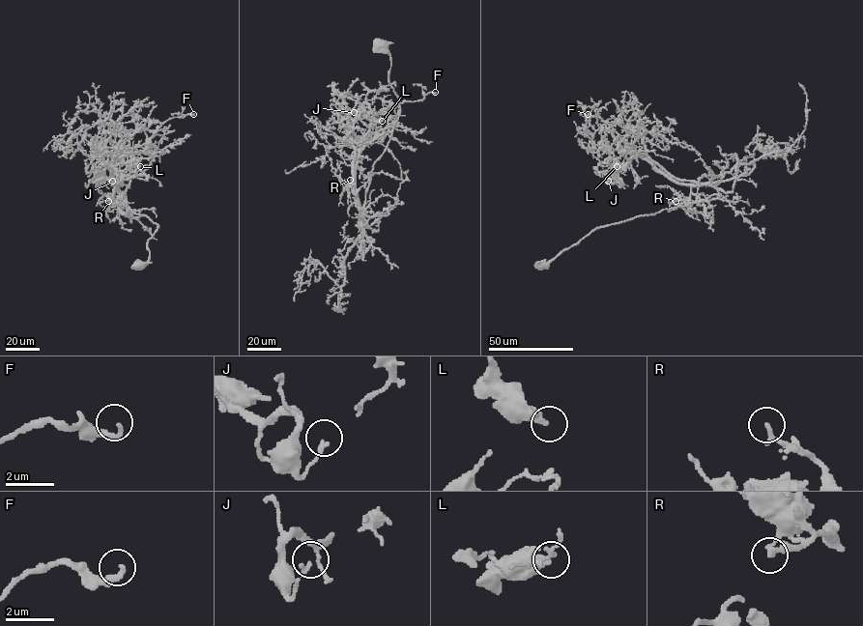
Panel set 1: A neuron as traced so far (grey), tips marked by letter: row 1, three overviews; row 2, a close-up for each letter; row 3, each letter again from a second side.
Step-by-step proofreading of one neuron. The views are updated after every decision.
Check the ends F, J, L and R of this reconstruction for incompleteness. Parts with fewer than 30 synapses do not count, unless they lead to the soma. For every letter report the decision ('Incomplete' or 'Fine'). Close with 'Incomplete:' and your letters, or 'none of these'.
F: Fine
J: Fine
L: Fine
R: Fine
Incomplete: none of these

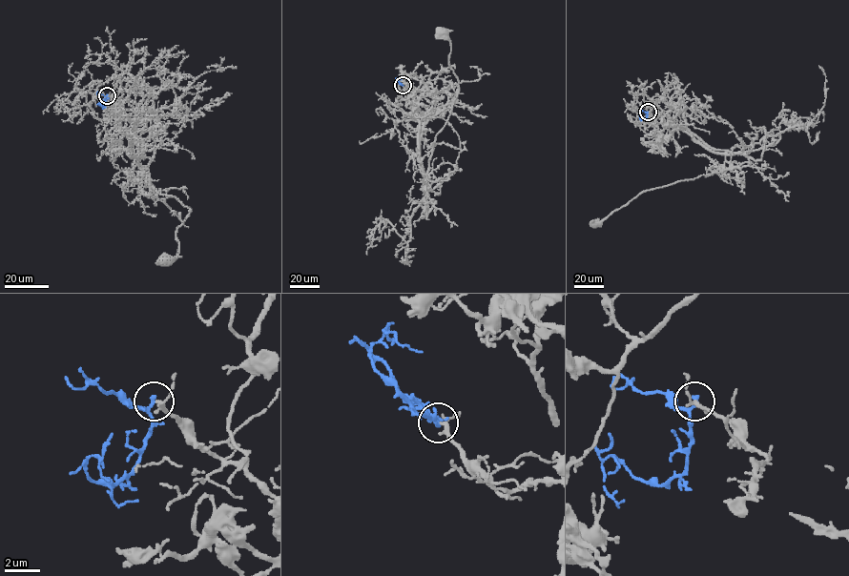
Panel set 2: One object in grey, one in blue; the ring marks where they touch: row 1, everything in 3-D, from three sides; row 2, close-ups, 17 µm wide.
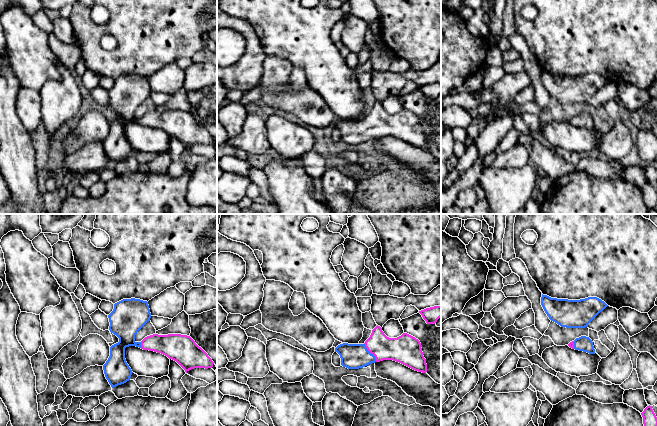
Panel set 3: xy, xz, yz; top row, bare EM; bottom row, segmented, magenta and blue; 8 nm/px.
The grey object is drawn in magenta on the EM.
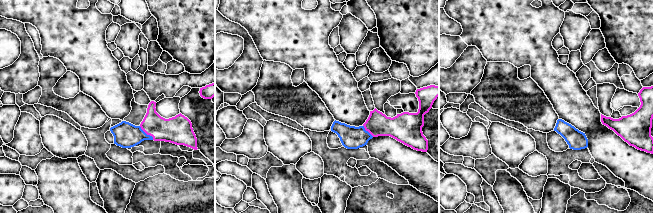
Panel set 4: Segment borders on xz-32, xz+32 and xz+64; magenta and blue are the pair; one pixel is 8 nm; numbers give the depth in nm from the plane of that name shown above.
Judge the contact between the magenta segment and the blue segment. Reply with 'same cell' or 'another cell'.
same cell

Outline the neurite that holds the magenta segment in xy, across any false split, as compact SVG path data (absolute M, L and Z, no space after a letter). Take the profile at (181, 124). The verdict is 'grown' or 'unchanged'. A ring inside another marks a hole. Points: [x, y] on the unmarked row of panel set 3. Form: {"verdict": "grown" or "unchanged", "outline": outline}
{"verdict": "grown", "outline": "M123 75L114 80L108 94L110 108L119 114L119 118L110 123L110 132L103 141L112 164L129 157L133 149L125 135L125 124L129 122L161 129L176 137L186 149L194 144L213 143L214 138L208 130L187 111L153 110L136 118L135 111L151 94L147 77Z"}

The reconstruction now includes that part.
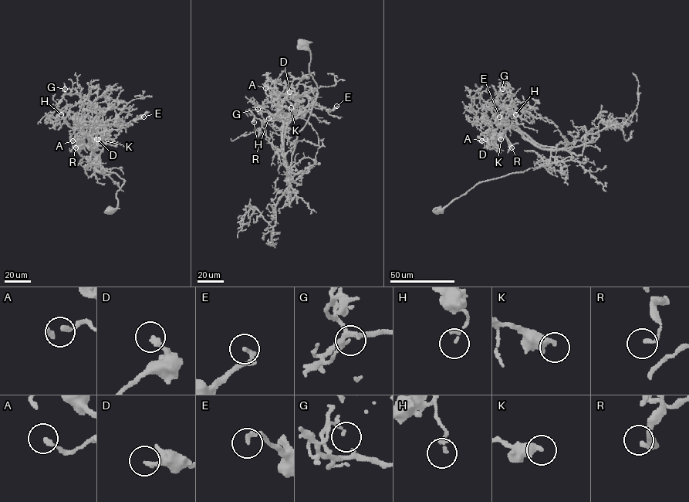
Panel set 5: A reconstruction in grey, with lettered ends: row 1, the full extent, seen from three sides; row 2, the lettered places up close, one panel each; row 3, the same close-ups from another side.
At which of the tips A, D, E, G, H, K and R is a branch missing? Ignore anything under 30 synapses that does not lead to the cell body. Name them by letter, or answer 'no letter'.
no letter

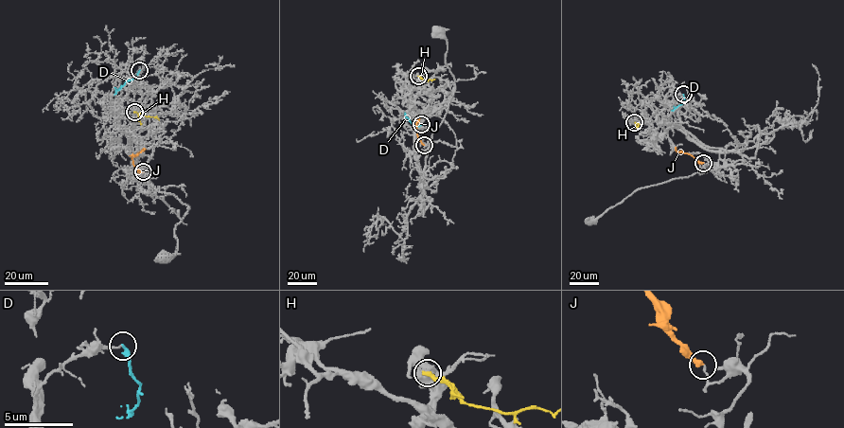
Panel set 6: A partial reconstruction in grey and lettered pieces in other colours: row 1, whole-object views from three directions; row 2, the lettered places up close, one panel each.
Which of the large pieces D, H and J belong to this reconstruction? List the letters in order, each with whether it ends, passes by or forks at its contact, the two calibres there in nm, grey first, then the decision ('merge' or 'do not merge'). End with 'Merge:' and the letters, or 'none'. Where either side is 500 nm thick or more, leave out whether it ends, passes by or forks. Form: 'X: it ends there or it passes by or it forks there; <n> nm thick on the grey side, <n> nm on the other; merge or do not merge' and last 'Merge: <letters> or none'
D: it ends there; 140 nm thick on the grey side, 300 nm on the other; do not merge
H: it ends there; 140 nm thick on the grey side, 360 nm on the other; do not merge
J: it ends there; 140 nm thick on the grey side, 320 nm on the other; do not merge
Merge: none

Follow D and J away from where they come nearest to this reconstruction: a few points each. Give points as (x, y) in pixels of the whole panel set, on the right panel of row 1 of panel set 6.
D: (683, 94), (684, 100), (671, 110)
J: (703, 163), (675, 148)

